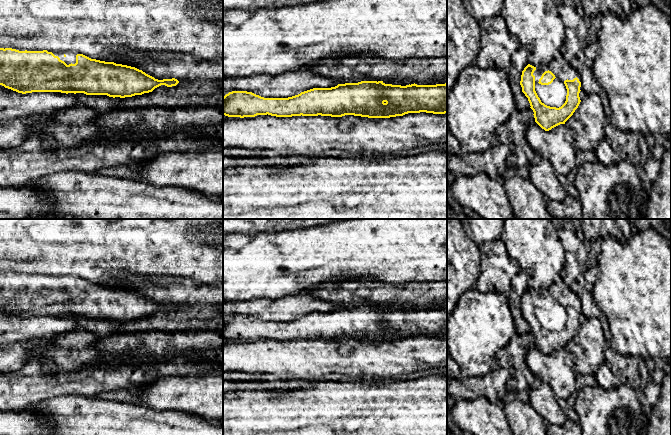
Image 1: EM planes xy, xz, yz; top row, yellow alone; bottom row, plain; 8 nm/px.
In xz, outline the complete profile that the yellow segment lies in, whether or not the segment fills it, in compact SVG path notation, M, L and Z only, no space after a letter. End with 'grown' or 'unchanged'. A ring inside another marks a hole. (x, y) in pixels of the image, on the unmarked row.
M361 305L338 308L331 312L313 312L288 322L264 322L247 315L232 315L223 321L223 339L240 342L267 338L276 341L354 339L390 342L420 336L447 337L447 307L436 309L414 307L401 310L385 308L383 305Z | unchanged

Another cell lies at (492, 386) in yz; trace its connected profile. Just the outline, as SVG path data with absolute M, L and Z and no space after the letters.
M499 368L482 377L447 377L447 394L453 400L472 400L483 396L492 403L502 404L508 392L506 382L510 376L505 368Z

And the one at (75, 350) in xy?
M77 325L67 334L54 338L53 345L37 358L41 360L47 374L79 370L100 360L100 352L95 348L98 339Z

